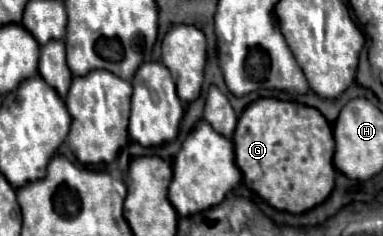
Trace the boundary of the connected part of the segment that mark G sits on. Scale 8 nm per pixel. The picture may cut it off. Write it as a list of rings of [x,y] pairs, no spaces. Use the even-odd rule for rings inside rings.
[[[258,99],[240,115],[232,141],[236,147],[236,165],[244,175],[246,187],[262,195],[272,207],[304,213],[330,195],[336,177],[332,163],[334,137],[330,123],[318,109],[294,101]],[[278,173],[290,177],[284,181],[266,181],[276,179]]]

